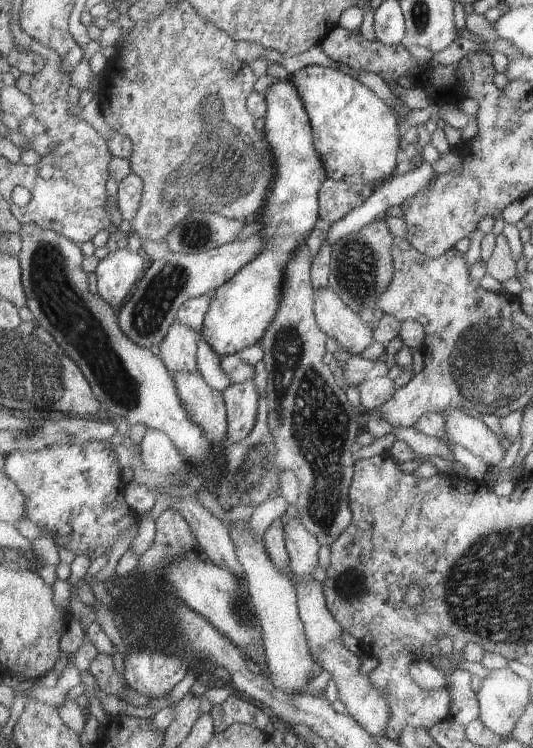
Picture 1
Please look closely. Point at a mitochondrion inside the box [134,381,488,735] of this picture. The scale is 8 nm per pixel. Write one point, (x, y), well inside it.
(348, 584)

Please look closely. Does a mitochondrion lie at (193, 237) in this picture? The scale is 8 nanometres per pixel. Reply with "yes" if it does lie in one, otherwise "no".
yes

